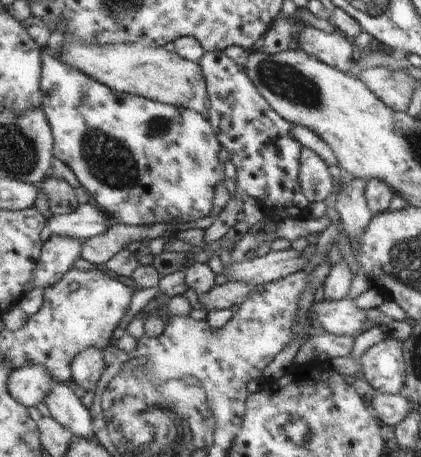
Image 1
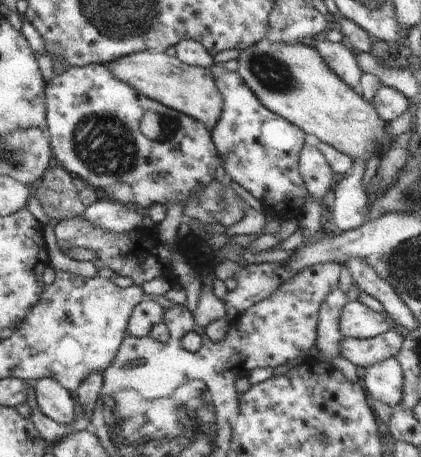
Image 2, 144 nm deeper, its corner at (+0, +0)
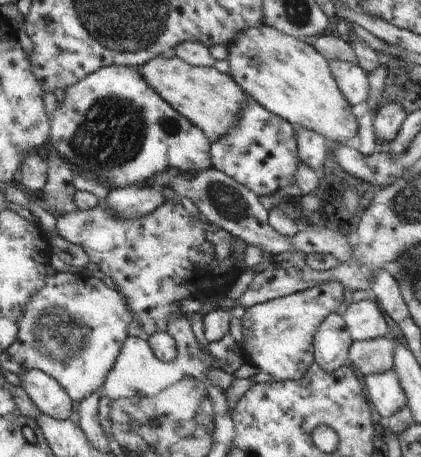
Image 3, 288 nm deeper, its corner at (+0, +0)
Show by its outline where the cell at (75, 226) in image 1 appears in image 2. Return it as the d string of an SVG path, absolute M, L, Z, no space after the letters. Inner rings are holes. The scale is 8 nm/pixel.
M105 198L87 206L79 218L87 220L97 230L111 232L111 234L133 232L135 228L141 226L141 220L143 220L143 216L135 212L135 208L127 208L117 202L109 202Z

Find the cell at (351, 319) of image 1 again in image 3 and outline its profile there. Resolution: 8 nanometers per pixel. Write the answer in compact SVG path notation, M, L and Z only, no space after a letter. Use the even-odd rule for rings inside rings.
M375 300L349 304L343 312L343 320L353 342L365 342L389 336L383 312L379 310Z

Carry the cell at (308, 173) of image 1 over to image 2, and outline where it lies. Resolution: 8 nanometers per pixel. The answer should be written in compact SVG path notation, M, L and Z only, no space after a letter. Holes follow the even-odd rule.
M303 146L301 154L299 154L299 174L305 182L305 188L309 192L311 198L315 198L321 204L321 198L333 190L333 170L327 164L325 156L321 156L321 152L313 146Z

